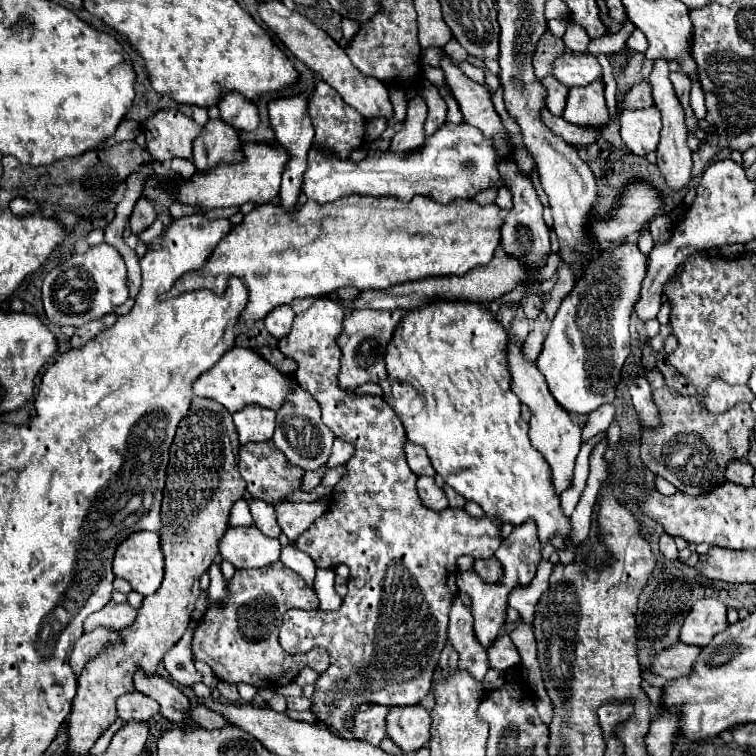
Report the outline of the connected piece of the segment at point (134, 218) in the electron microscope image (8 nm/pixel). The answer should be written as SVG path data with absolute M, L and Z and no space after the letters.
M139 198L135 208L133 208L133 214L129 218L129 226L131 226L131 232L133 234L141 234L143 230L147 230L155 220L155 208L153 204L147 200L147 198Z

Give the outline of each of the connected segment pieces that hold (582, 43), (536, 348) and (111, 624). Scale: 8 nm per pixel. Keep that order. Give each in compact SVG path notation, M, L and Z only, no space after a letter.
M569 22L567 24L567 32L563 36L563 42L565 42L565 46L571 52L585 52L587 44L589 44L589 36L587 36L587 32L579 24Z
M541 310L539 318L533 322L533 330L529 332L529 336L525 338L525 342L521 344L523 358L527 358L529 362L535 362L537 356L539 356L539 352L541 352L541 346L543 346L543 340L545 340L545 336L543 336L543 332L541 332L543 322L545 322L545 312Z
M109 602L103 610L91 614L87 620L85 620L85 632L91 632L95 630L97 626L107 626L107 628L113 628L113 630L123 630L127 626L131 626L137 618L137 610L129 606L129 602Z

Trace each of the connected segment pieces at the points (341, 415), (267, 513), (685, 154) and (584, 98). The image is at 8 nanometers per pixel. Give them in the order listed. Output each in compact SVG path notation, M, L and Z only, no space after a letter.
M317 298L311 308L295 316L291 332L279 340L279 350L297 362L297 370L293 372L295 380L319 402L323 422L337 438L355 444L355 454L347 462L347 474L335 486L327 512L319 516L295 542L299 550L313 558L317 568L334 570L339 564L347 564L351 568L347 596L335 612L289 610L283 616L279 632L279 644L285 652L301 654L315 646L329 652L331 666L327 672L319 674L315 682L311 712L315 720L333 734L351 730L351 718L361 704L413 706L429 694L433 674L439 666L439 654L447 642L451 602L457 594L455 562L463 554L473 558L491 558L503 542L501 524L495 516L473 518L463 508L445 508L441 512L429 510L417 494L417 476L409 468L403 452L407 436L393 408L381 396L339 390L339 348L335 346L335 338L339 336L343 318L343 310L333 298Z
M251 498L251 500L249 500L249 510L251 510L251 516L253 516L255 526L257 526L263 534L273 536L273 538L281 534L281 528L279 528L279 524L277 524L277 520L275 520L275 508L273 508L271 504Z
M655 62L653 72L649 76L649 82L653 86L653 98L655 98L655 106L661 110L663 114L663 130L661 130L661 142L657 148L657 166L665 178L665 182L669 184L669 188L673 192L683 190L689 180L691 180L691 150L687 146L687 126L685 126L685 118L683 118L683 108L679 104L679 100L675 98L675 92L671 88L671 80L669 80L669 68L667 62Z
M601 78L593 80L587 86L575 86L569 90L567 106L563 118L577 126L603 128L609 122L609 112L603 96L605 84Z

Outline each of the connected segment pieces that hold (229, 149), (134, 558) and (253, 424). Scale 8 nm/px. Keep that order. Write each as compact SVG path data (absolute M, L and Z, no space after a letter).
M211 118L193 140L193 162L197 170L209 170L219 160L235 162L235 158L239 158L239 136L235 128L221 122L221 118Z
M135 532L123 540L113 556L113 572L143 596L155 594L163 580L163 552L155 532Z
M245 406L233 414L233 422L237 426L241 444L265 442L275 430L275 412L263 406Z

